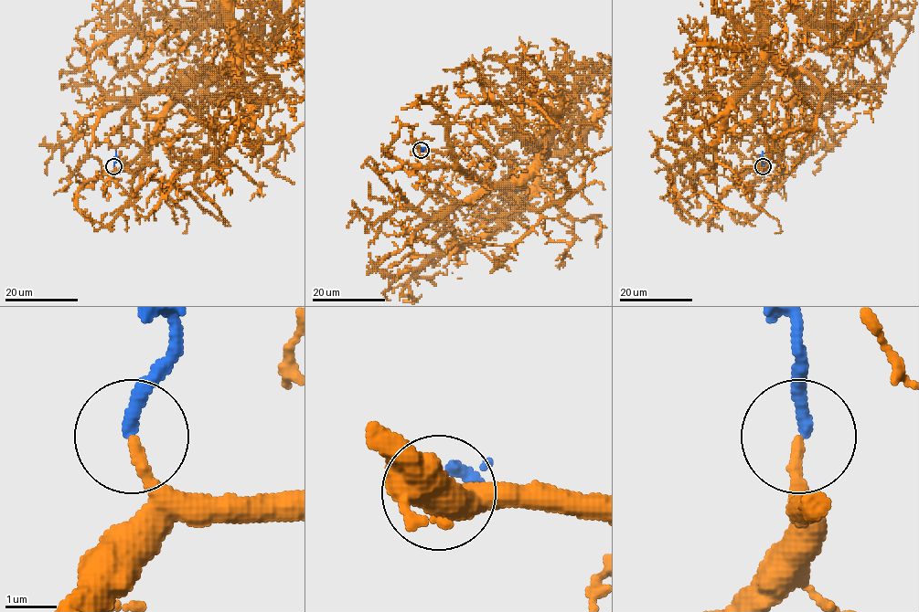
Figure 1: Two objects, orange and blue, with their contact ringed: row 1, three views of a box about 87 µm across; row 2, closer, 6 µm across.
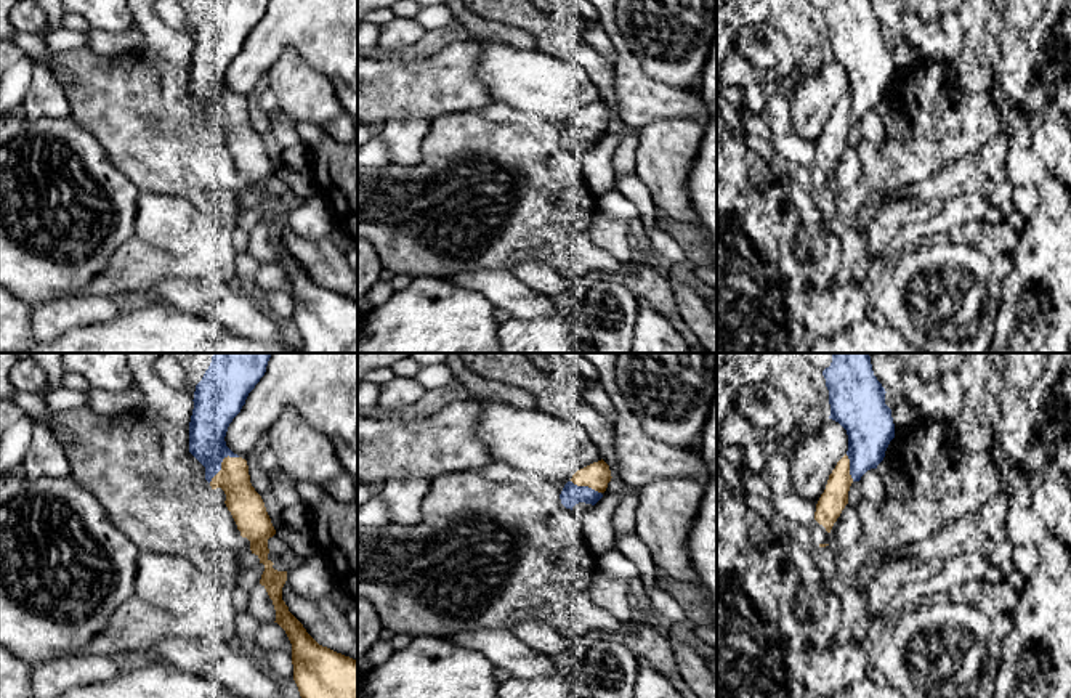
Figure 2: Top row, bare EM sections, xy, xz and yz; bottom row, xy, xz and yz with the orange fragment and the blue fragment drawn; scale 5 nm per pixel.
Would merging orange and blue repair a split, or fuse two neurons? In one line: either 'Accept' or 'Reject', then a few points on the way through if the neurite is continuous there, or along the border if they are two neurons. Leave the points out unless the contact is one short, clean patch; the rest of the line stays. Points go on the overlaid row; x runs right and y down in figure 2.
Accept

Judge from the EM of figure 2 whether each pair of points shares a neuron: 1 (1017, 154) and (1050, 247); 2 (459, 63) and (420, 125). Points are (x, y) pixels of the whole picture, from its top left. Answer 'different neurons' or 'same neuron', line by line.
1: same neuron
2: different neurons

